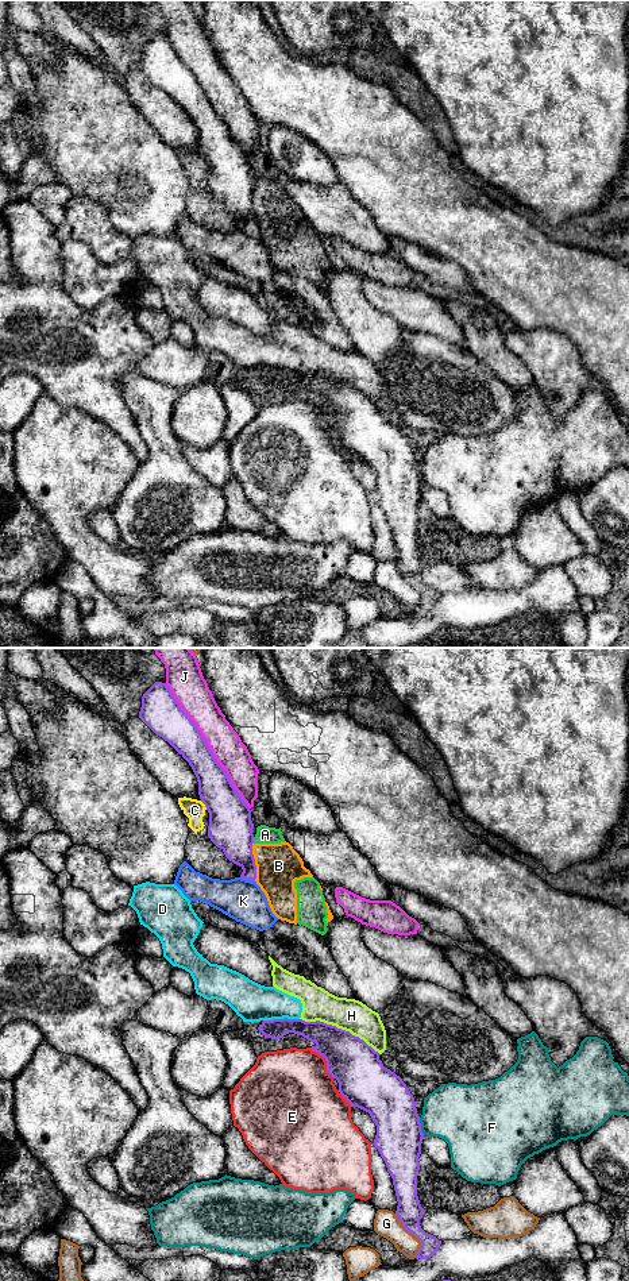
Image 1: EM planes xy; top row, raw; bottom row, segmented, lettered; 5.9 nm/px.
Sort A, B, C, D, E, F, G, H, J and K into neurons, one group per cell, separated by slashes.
A B / C / D H / E / F / G / J / K

